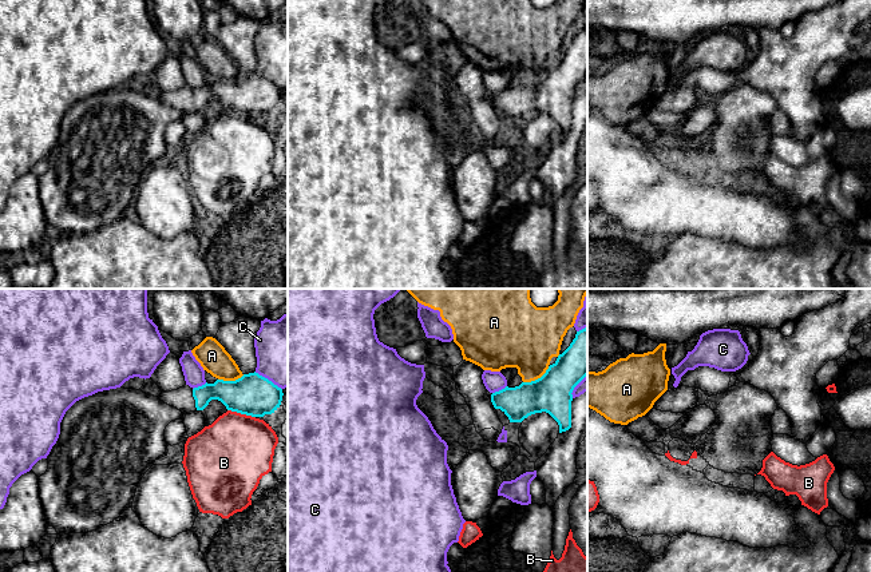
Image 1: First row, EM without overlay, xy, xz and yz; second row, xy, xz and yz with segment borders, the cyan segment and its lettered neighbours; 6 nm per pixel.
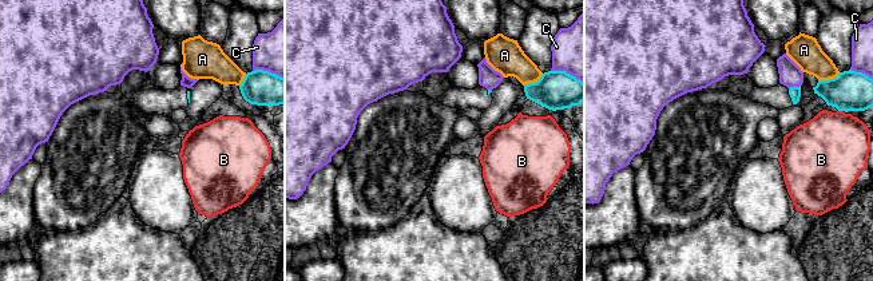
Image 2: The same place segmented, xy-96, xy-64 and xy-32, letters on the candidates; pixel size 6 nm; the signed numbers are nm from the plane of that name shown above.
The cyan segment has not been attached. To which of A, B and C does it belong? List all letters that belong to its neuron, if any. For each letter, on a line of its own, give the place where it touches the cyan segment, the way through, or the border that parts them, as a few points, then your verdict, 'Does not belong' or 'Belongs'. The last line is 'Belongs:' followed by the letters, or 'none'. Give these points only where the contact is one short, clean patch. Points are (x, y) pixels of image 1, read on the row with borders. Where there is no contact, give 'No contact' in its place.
A: Touches cyan at xz (538, 378). Does not belong
B: Touches cyan at xy (241, 413). Boundary: xy (228, 409), (254, 417). Does not belong
C: Touches cyan at xz (499, 390). Does not belong
Belongs: none

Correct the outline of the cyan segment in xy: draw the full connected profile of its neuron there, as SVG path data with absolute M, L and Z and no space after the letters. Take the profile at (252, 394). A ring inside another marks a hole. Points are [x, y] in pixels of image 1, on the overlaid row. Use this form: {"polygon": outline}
{"polygon": "M254 372L235 381L217 380L194 389L185 385L177 390L162 392L159 400L183 414L203 410L211 400L218 400L227 410L264 417L280 408L282 396L281 388Z"}

